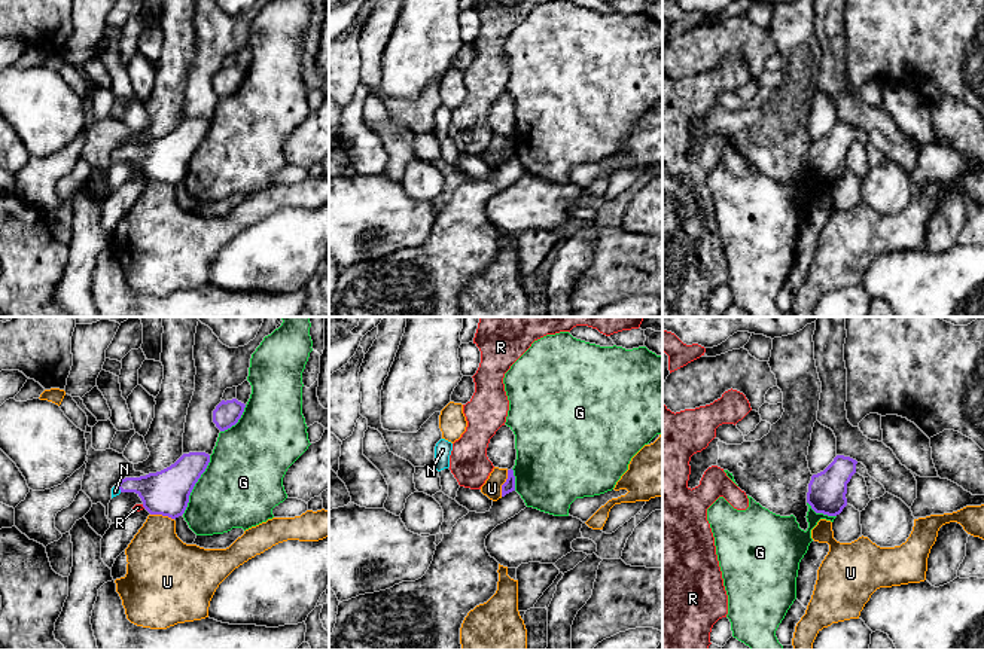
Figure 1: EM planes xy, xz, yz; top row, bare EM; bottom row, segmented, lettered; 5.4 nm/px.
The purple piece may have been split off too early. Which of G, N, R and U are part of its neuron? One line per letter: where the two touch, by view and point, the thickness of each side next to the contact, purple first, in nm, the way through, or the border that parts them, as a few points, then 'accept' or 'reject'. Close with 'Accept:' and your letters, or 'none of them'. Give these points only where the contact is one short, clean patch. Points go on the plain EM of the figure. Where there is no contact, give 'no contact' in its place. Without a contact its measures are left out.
G: contact xy (194, 152); calibres 240 and 420 nm; reject
N: contact xy (118, 153); calibres 240 and 50 nm; way xy (163, 159), (148, 153), (118, 153), (115, 158); accept
R: contact xy (143, 173); calibres 240 and 50 nm; reject
U: contact xz (503, 150); calibres 70 and 100 nm; border xz (508, 137), (500, 162); reject
Accept: N

